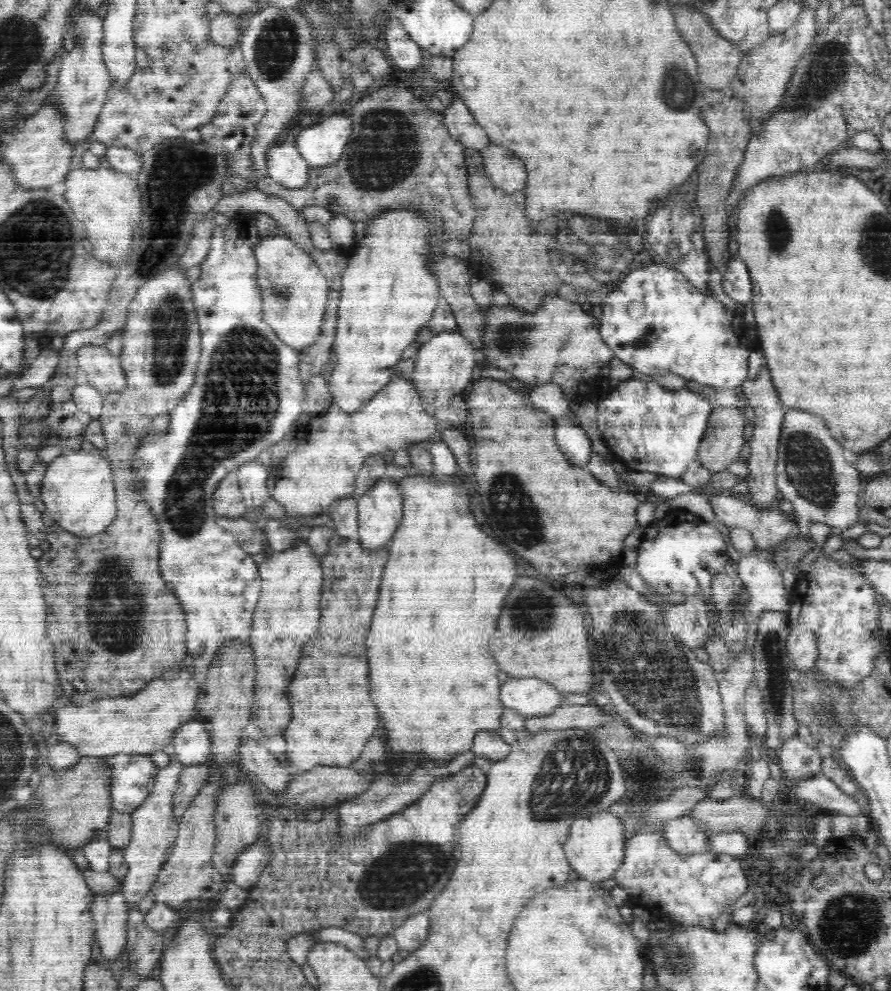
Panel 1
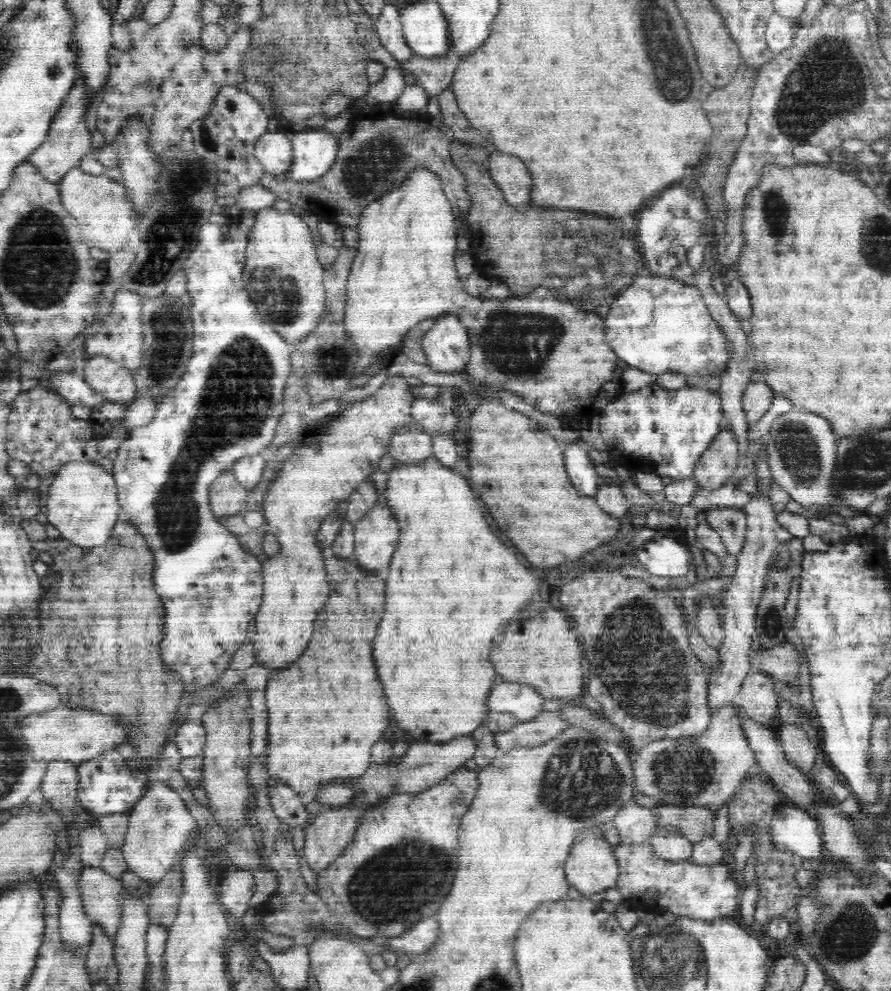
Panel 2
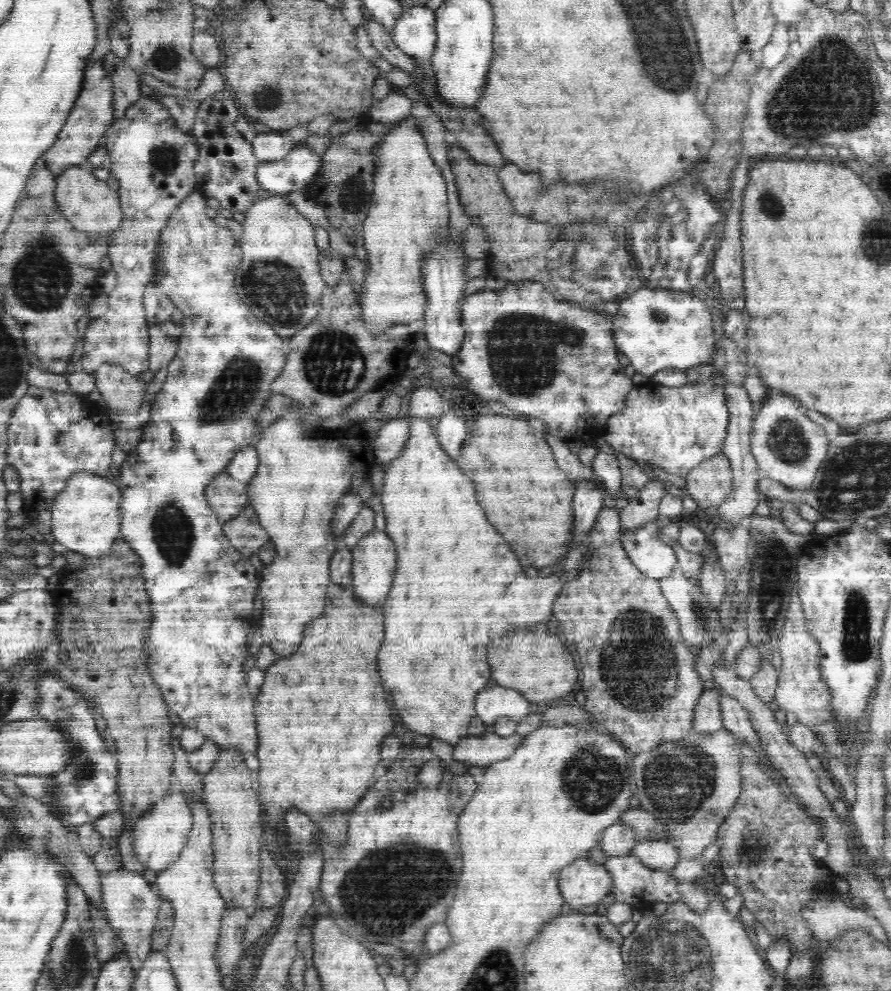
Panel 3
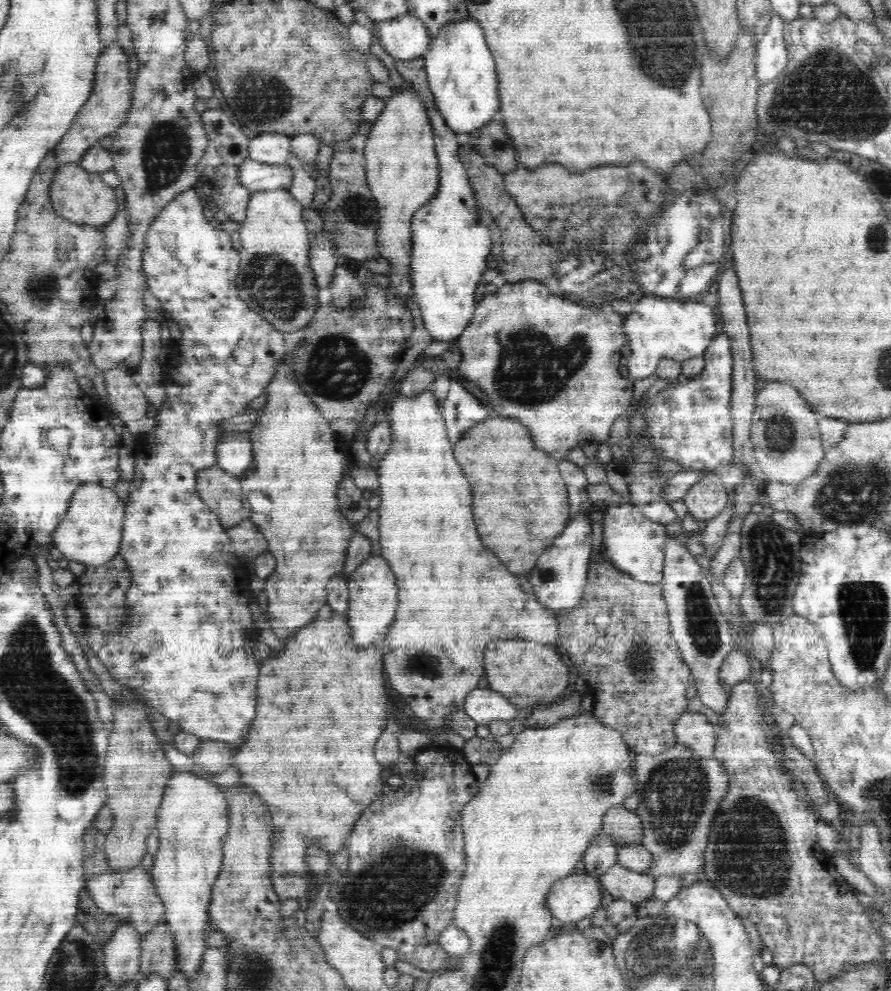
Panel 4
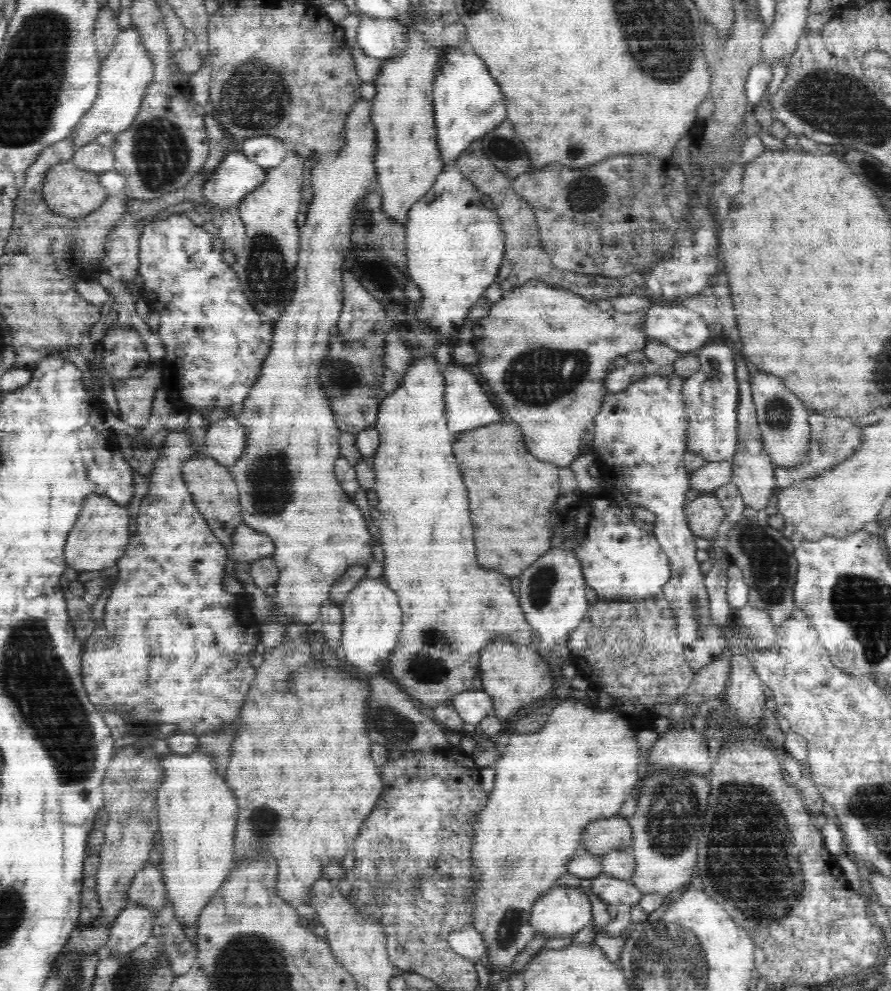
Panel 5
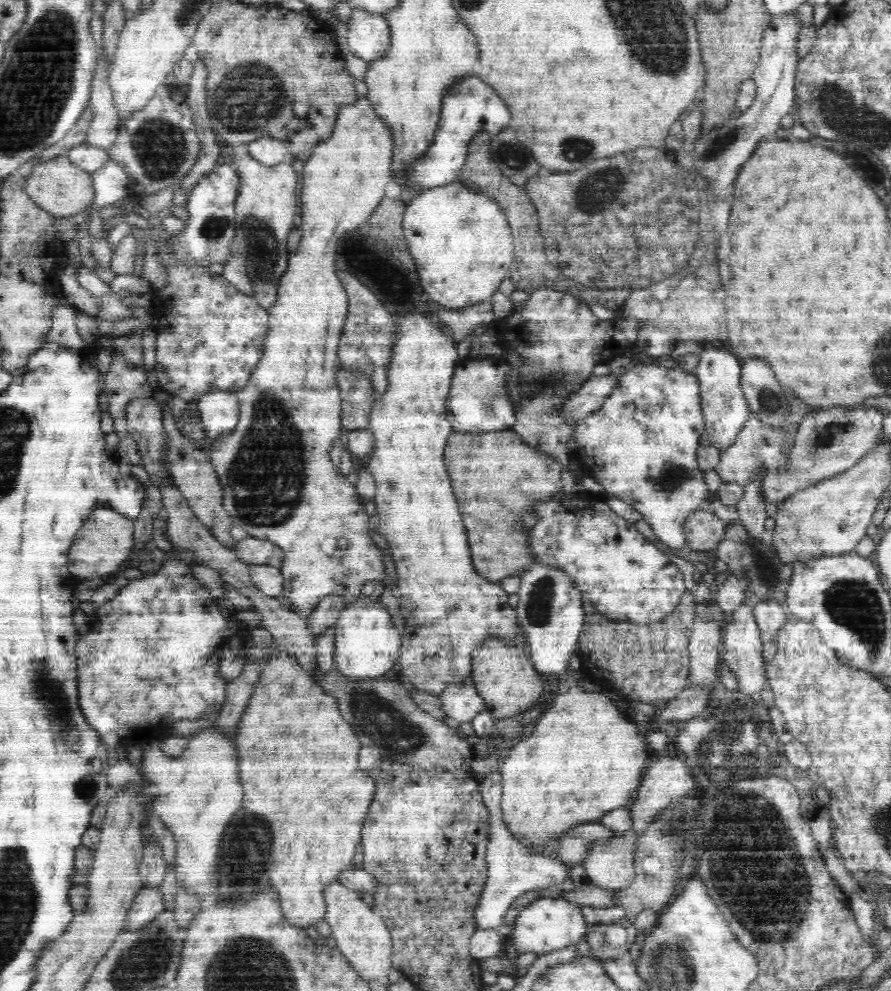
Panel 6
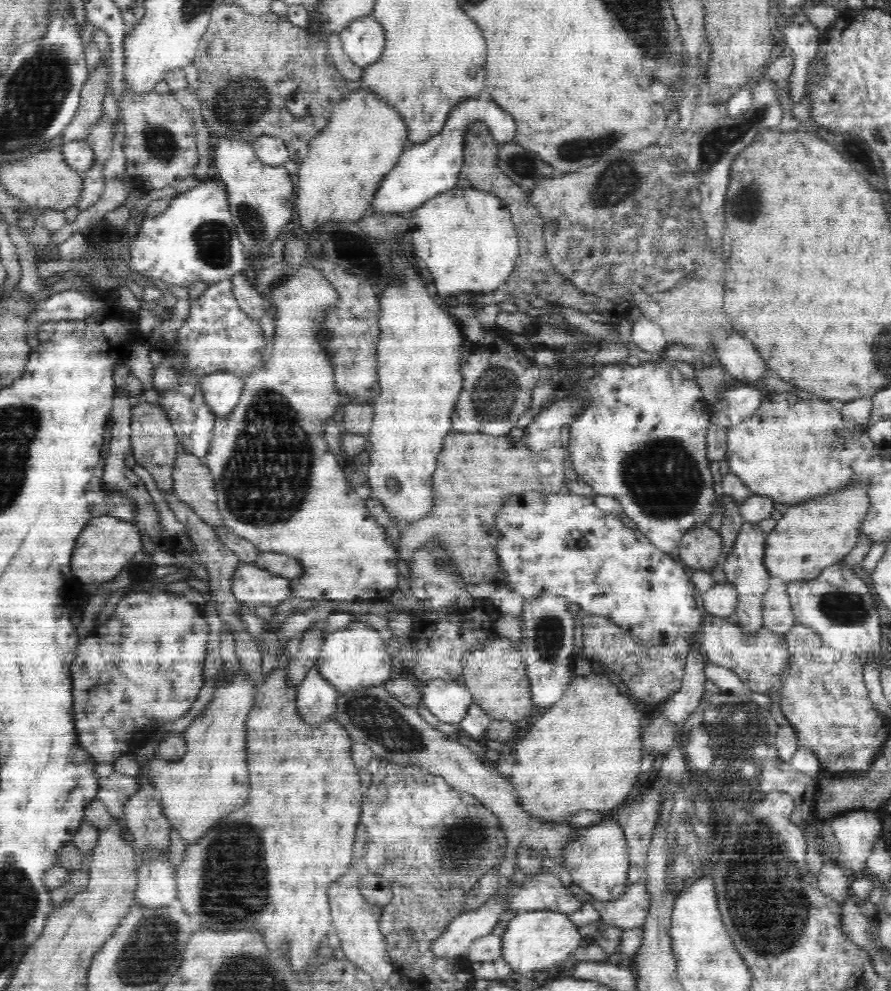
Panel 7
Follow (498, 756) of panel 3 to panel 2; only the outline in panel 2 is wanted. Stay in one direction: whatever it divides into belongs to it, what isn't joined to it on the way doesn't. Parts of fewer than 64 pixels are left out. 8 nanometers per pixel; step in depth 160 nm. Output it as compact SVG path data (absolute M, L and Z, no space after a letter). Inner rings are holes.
M544 711L530 721L516 722L509 731L495 733L495 745L504 753L519 745L541 745L558 736L570 724L559 711ZM470 736L458 737L444 743L410 742L407 751L400 758L393 758L382 764L372 762L368 766L368 771L361 778L324 784L315 800L325 807L331 808L344 805L354 798L355 794L366 791L378 793L380 797L386 797L392 793L422 792L445 780L448 774L464 766L468 758L474 758L474 754L476 754L476 741Z

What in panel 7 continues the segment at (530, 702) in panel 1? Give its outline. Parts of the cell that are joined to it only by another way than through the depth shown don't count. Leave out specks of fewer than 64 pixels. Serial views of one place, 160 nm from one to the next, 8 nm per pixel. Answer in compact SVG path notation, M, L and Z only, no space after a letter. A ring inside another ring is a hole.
M433 679L420 687L422 703L440 722L458 725L474 703L469 688L456 681Z

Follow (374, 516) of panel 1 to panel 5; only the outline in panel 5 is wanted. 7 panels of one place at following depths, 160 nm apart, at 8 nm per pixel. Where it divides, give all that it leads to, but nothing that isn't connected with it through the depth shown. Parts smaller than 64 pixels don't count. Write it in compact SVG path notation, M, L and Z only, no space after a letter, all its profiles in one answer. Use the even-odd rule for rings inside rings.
M362 580L351 589L340 605L343 618L340 651L344 660L367 670L387 664L401 632L402 611L398 604L397 593L394 594L384 580Z

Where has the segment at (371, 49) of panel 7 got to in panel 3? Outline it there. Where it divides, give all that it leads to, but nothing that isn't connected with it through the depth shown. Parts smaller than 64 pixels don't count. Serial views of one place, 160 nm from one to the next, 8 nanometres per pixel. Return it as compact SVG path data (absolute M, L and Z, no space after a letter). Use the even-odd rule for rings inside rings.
M428 7L405 8L389 33L400 51L419 63L427 62L437 48L437 16Z

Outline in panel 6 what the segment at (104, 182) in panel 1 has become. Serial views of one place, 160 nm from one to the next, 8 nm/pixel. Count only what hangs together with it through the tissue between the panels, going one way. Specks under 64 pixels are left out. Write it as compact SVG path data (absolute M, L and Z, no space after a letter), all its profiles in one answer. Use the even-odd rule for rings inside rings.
M58 155L48 163L38 164L28 182L25 191L30 200L40 207L60 218L75 218L92 206L94 200L93 179L90 172L76 166L65 155Z

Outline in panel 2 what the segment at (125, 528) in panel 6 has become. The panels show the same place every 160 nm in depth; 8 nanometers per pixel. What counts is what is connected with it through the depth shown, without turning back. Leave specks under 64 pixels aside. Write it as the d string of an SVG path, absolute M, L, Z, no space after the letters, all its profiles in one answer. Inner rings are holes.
M67 461L55 473L47 500L49 524L60 531L62 538L76 546L91 548L110 539L114 526L122 516L118 501L118 488L113 473L107 472L93 461Z

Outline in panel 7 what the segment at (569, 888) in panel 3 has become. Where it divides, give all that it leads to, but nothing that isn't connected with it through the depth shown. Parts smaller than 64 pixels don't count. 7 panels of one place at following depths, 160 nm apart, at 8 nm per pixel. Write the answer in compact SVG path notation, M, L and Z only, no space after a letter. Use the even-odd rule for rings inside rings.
M531 909L517 913L503 932L502 957L511 966L512 972L525 974L548 971L564 962L580 944L581 933L568 913L556 909Z

